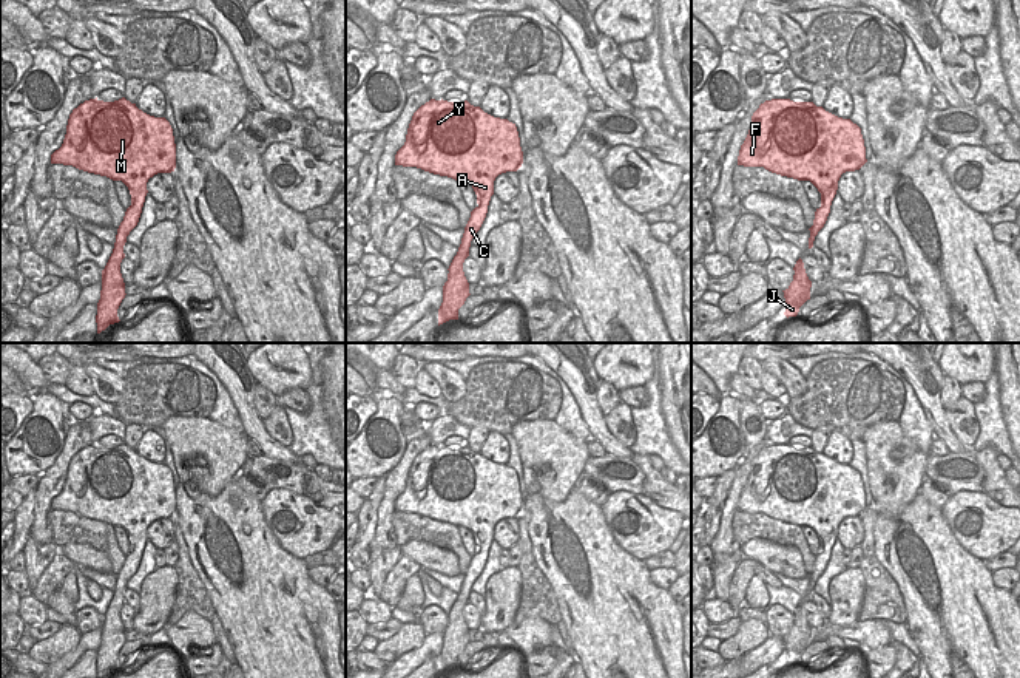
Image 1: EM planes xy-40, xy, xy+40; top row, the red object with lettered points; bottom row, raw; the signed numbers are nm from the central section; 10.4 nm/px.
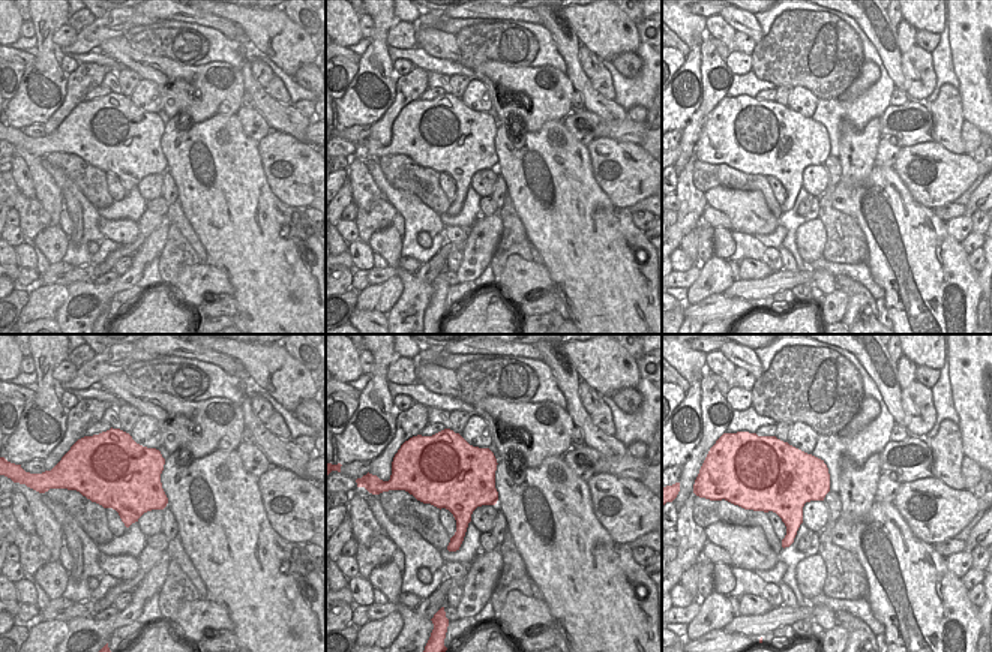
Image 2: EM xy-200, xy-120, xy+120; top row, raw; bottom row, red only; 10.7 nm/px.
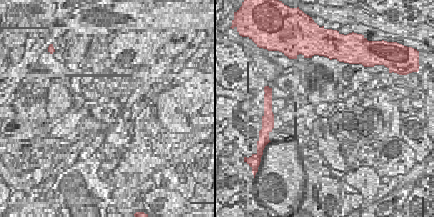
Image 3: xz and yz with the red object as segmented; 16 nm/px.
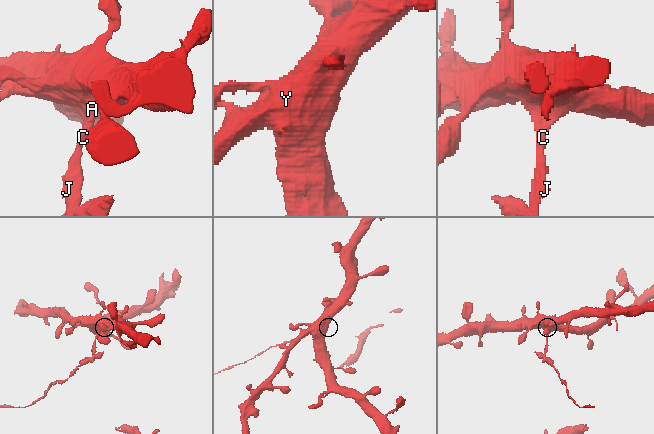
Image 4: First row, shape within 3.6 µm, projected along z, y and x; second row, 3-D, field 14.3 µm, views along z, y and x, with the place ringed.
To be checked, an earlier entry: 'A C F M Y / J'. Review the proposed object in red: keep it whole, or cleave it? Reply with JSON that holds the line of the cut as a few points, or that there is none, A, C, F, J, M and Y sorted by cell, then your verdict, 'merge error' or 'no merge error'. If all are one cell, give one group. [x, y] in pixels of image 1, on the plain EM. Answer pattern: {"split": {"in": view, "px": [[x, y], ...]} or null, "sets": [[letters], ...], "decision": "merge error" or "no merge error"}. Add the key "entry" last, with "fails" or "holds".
{"split": {"in": "xy-40", "px": [[114, 589], [122, 595]]}, "sets": [["A", "C", "F", "M", "Y"], ["J"]], "decision": "merge error", "entry": "holds"}

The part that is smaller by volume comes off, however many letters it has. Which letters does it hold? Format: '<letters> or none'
J

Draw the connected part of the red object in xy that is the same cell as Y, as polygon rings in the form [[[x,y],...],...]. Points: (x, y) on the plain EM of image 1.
[[[431,445],[421,451],[412,462],[404,491],[395,500],[395,511],[417,513],[434,520],[464,527],[474,534],[478,551],[471,558],[460,590],[468,595],[486,564],[495,524],[506,517],[517,517],[522,510],[523,497],[515,470],[494,463],[468,446]]]

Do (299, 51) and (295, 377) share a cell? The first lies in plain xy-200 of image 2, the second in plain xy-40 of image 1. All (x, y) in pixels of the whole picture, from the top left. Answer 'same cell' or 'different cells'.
same cell

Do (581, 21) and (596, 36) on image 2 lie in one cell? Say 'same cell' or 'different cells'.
same cell

